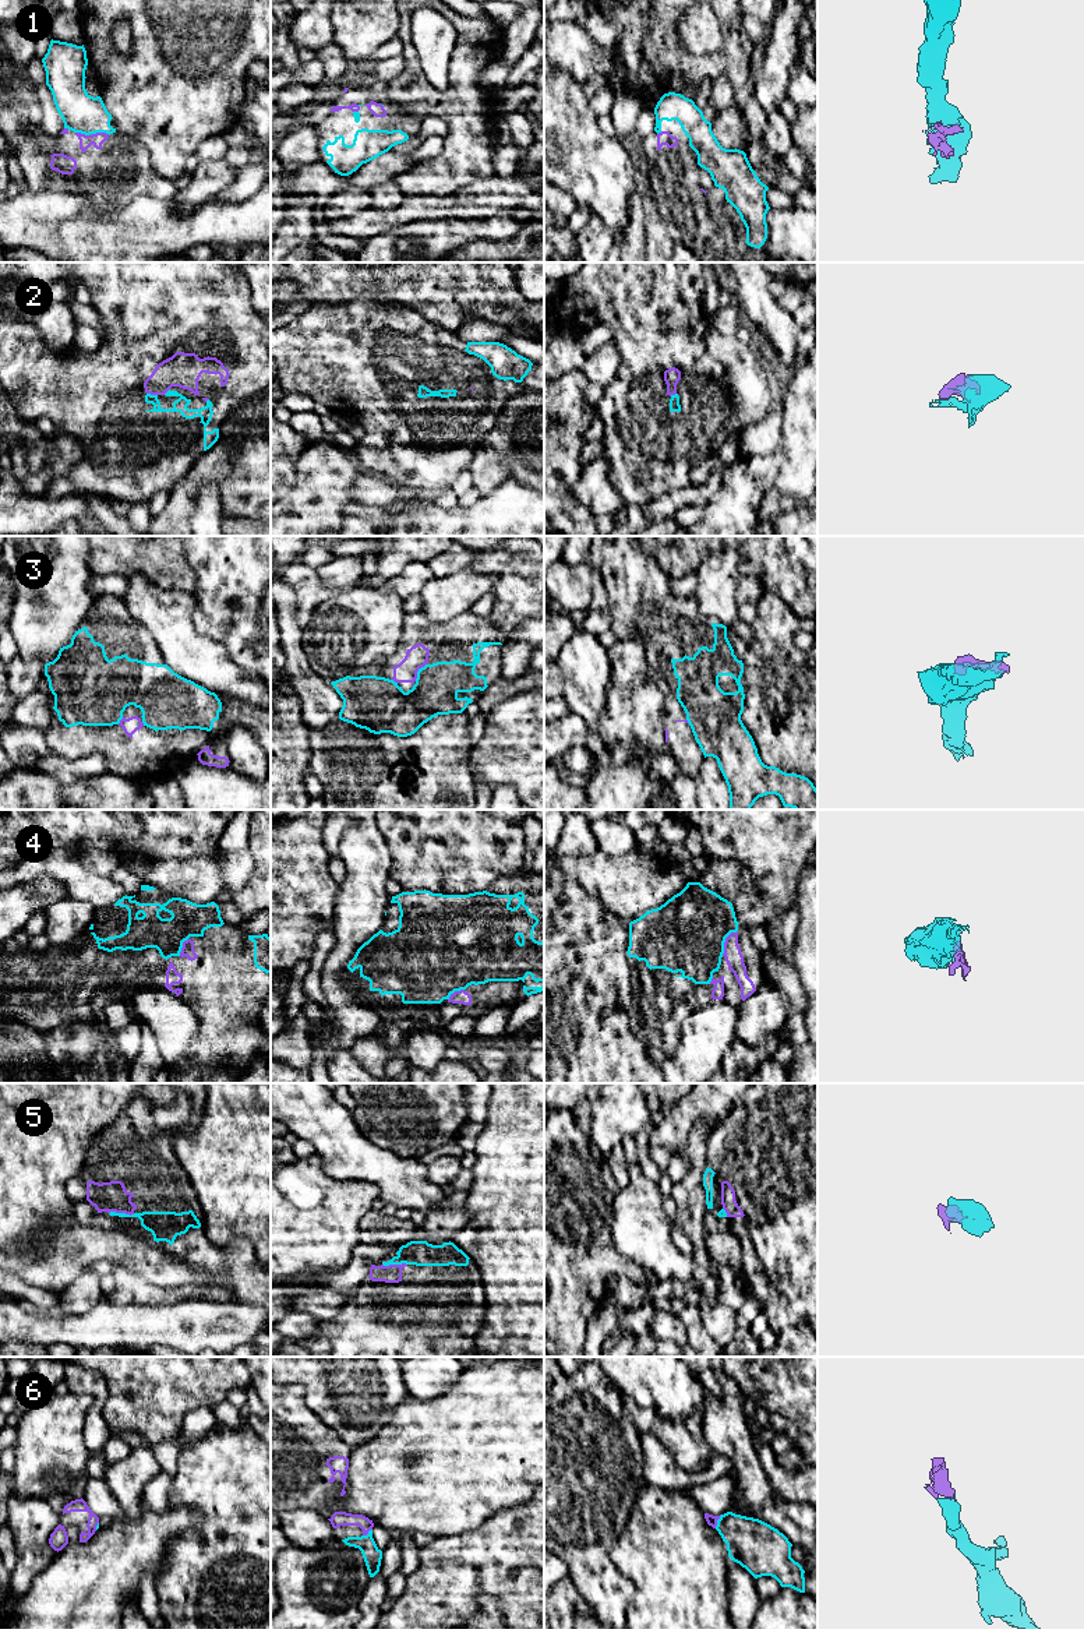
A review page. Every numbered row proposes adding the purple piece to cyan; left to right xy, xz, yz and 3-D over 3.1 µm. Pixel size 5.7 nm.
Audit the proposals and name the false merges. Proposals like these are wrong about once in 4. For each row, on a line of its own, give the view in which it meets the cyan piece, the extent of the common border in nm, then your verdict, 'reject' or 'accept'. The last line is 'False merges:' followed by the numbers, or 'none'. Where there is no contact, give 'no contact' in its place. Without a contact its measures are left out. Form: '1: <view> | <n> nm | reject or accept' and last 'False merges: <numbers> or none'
1: xy | 100 nm | accept
2: xy | 70 nm | accept
3: xz | 120 nm | accept
4: yz | 170 nm | accept
5: xy | 150 nm | accept
6: yz | 90 nm | accept
False merges: none

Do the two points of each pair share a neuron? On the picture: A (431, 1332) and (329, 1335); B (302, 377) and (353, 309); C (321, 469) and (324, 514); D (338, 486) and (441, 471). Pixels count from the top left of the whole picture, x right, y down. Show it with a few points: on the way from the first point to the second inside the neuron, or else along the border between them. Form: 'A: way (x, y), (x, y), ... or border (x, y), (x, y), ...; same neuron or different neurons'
A: way (406, 1335), (355, 1335); same neuron
B: way (310, 360), (342, 325); same neuron
C: way (322, 480), (322, 503); same neuron
D: border (352, 452), (363, 472); different neurons

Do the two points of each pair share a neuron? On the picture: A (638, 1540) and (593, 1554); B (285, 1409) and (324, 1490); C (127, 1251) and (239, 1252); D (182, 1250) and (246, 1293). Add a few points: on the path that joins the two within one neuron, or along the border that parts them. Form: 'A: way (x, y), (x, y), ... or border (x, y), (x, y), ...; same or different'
A: border (628, 1519), (610, 1552), (611, 1562), (627, 1578); different
B: way (296, 1428), (307, 1439), (307, 1470); same
C: border (154, 1240), (196, 1269); different
D: way (201, 1254), (214, 1259), (225, 1259), (239, 1273); same

